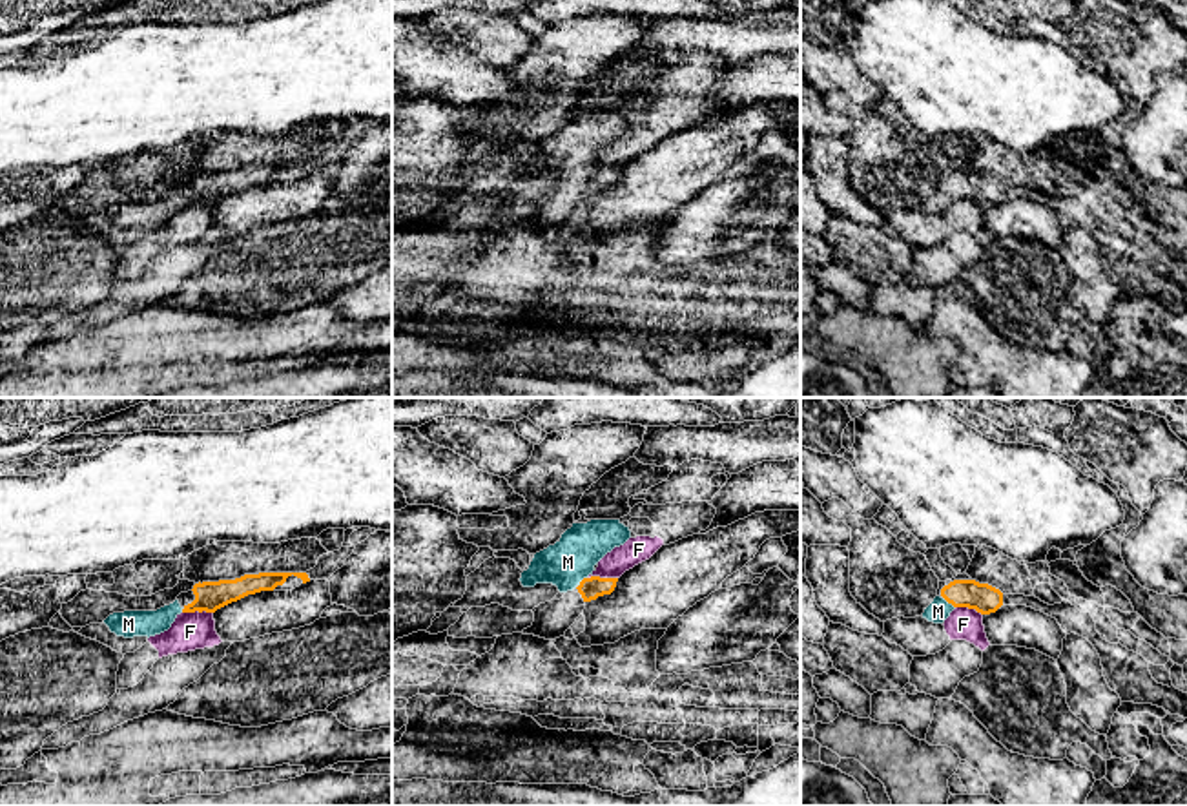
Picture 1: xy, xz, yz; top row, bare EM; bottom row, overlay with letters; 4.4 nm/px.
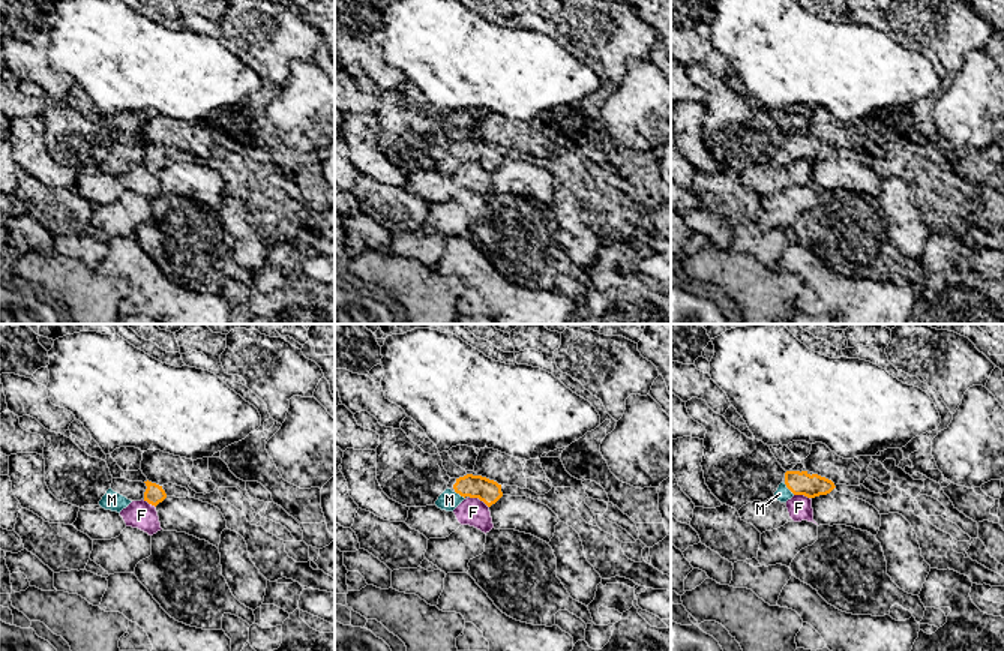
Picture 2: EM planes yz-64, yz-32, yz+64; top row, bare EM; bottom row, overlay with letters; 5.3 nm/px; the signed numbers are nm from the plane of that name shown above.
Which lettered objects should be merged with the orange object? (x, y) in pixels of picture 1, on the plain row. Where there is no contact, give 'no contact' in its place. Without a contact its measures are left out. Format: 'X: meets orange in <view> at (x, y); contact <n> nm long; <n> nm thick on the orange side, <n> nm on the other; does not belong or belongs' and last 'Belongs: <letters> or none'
F: meets orange in xy at (197, 201); contact 140 nm long; 130 nm thick on the orange side, 170 nm on the other; does not belong
M: meets orange in xz at (580, 175); contact 80 nm long; 100 nm thick on the orange side, 200 nm on the other; belongs
Belongs: M

